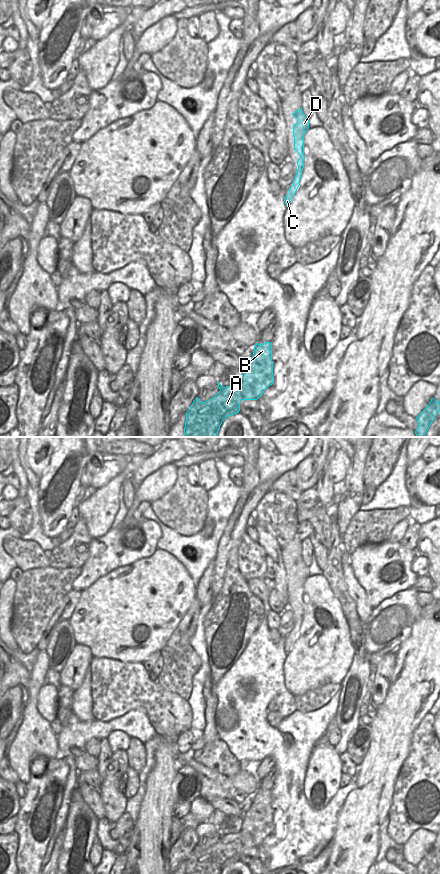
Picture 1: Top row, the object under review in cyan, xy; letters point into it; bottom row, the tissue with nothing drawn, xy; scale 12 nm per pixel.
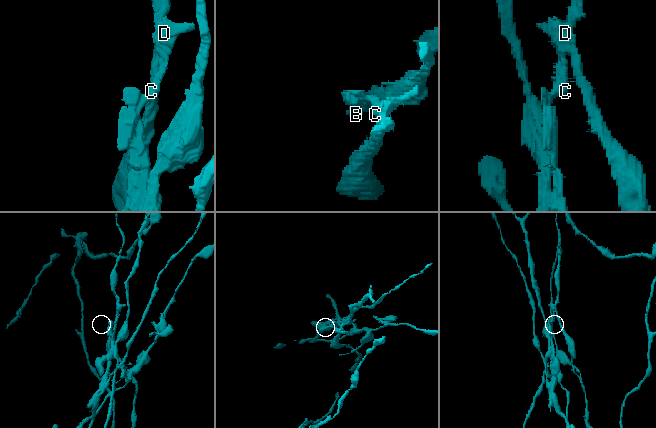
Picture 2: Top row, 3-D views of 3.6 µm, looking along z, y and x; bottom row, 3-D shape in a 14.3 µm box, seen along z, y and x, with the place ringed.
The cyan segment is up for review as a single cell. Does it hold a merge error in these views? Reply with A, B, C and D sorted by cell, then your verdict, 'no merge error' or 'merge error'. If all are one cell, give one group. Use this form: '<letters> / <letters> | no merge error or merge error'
A B C / D | merge error

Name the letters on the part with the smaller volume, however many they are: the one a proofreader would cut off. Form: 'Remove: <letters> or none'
Remove: D.

